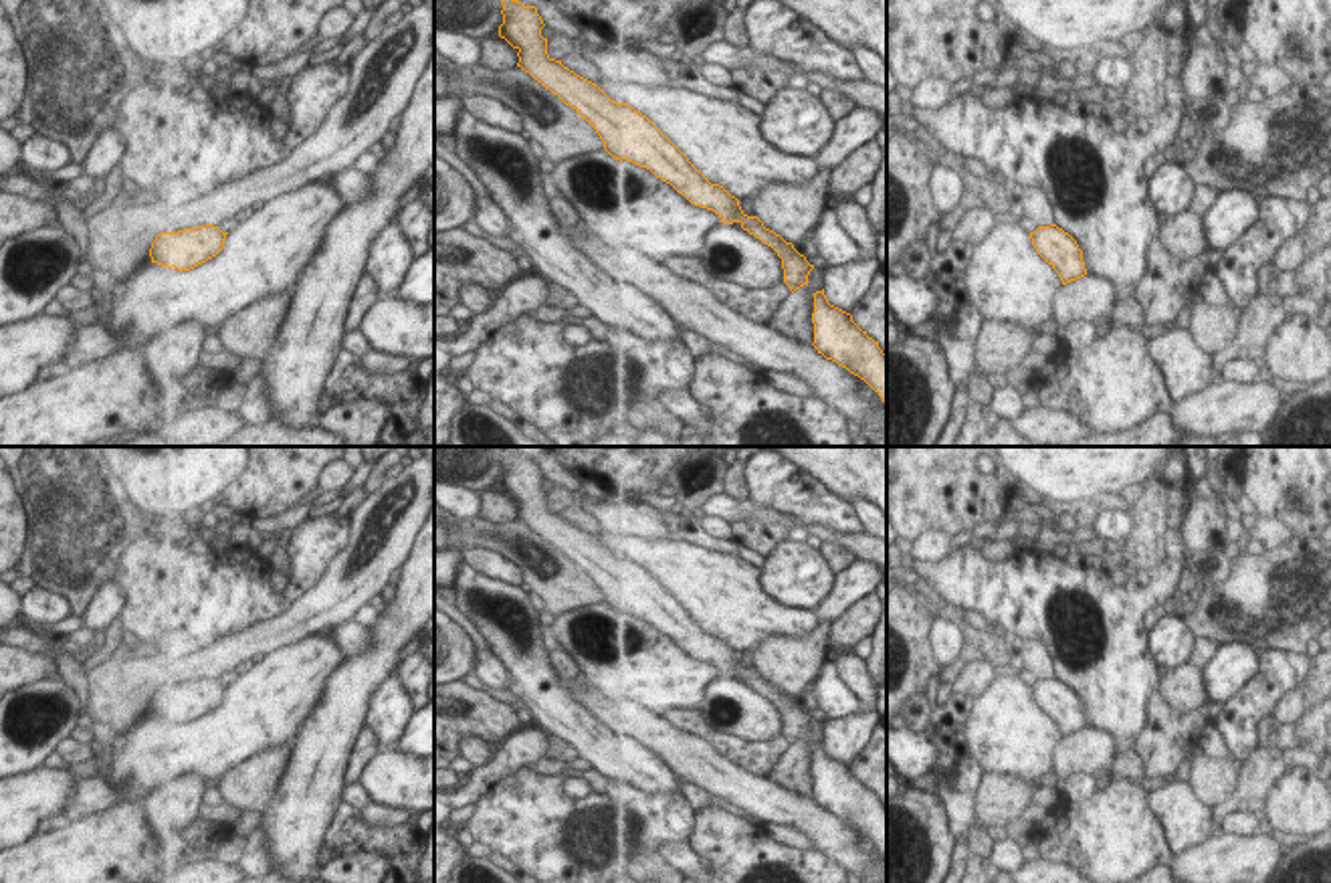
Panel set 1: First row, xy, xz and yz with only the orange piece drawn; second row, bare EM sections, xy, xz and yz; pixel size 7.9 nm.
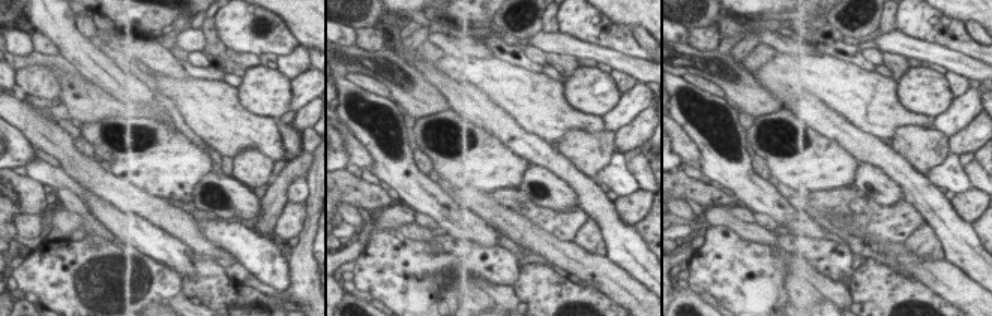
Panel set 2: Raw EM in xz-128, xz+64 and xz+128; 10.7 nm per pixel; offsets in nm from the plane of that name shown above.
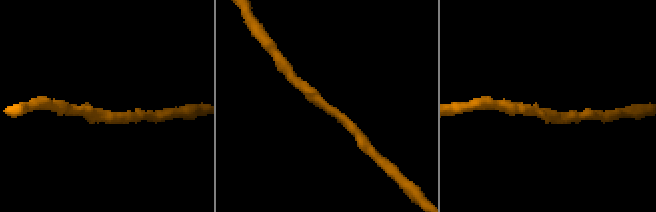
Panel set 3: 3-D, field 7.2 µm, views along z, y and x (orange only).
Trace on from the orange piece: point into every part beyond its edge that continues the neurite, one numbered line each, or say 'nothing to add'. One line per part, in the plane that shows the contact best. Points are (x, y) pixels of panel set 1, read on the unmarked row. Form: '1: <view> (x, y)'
nothing to add.

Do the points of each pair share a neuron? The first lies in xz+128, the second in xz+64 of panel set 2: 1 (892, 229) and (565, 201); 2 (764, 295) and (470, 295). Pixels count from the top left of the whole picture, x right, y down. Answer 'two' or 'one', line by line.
1: two
2: two

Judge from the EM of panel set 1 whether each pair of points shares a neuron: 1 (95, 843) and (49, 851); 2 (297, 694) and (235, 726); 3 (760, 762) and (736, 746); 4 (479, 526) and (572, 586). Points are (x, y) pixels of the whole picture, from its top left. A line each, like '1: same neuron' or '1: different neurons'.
1: same neuron
2: same neuron
3: same neuron
4: same neuron

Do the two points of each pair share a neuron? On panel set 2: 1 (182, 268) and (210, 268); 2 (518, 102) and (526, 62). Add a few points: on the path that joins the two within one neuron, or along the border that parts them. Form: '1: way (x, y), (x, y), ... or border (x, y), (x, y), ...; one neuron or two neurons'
1: border (195, 262), (195, 274), (185, 277); two neurons
2: border (496, 57), (542, 74); two neurons

